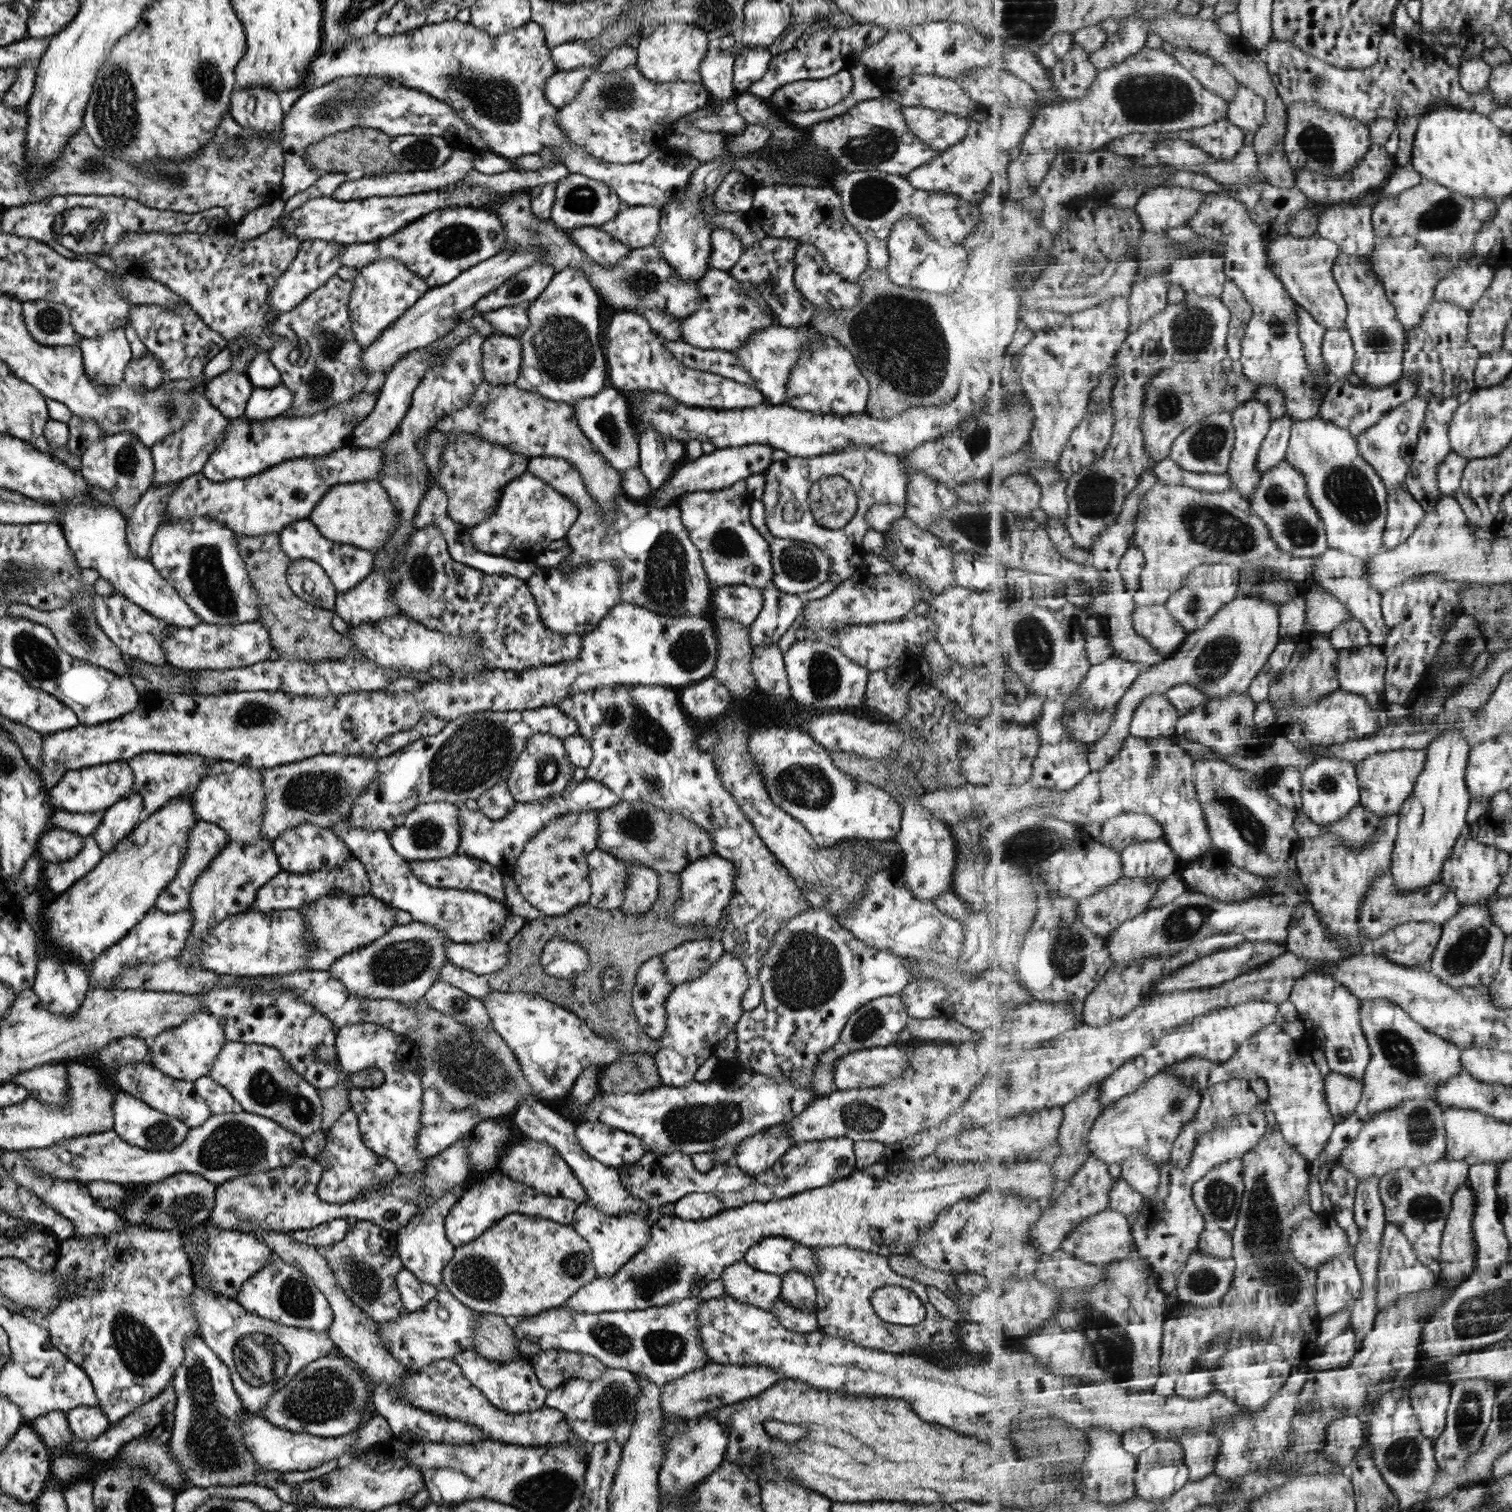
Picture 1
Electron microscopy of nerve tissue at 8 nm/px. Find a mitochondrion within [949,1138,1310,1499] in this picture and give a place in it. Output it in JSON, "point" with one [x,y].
{"point":[1282,1284]}

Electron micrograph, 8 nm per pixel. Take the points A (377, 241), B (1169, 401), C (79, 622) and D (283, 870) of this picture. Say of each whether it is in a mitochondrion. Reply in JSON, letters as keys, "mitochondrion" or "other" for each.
{"A":"other","B":"mitochondrion","C":"mitochondrion","D":"other"}

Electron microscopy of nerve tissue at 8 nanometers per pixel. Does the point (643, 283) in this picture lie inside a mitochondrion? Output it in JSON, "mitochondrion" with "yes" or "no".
{"mitochondrion":"yes"}

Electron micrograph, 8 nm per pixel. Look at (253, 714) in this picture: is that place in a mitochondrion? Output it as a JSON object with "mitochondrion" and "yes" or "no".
{"mitochondrion":"yes"}

